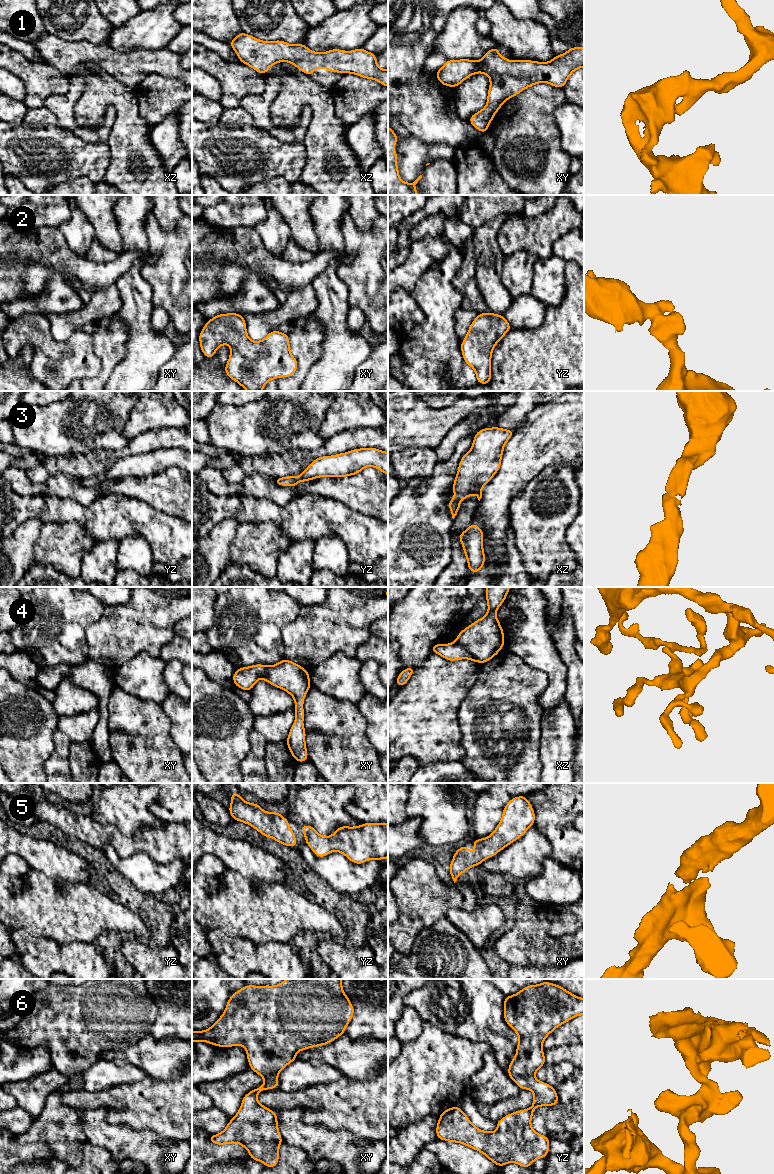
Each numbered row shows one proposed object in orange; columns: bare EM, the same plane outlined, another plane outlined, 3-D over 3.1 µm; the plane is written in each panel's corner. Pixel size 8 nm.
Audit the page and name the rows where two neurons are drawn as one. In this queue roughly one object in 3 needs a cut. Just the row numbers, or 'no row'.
4

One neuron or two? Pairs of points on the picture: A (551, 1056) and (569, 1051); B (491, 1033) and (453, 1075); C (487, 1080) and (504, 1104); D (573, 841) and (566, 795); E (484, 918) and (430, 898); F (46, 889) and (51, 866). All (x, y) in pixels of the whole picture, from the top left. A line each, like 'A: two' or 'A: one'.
A: one
B: two
C: two
D: one
E: two
F: two

